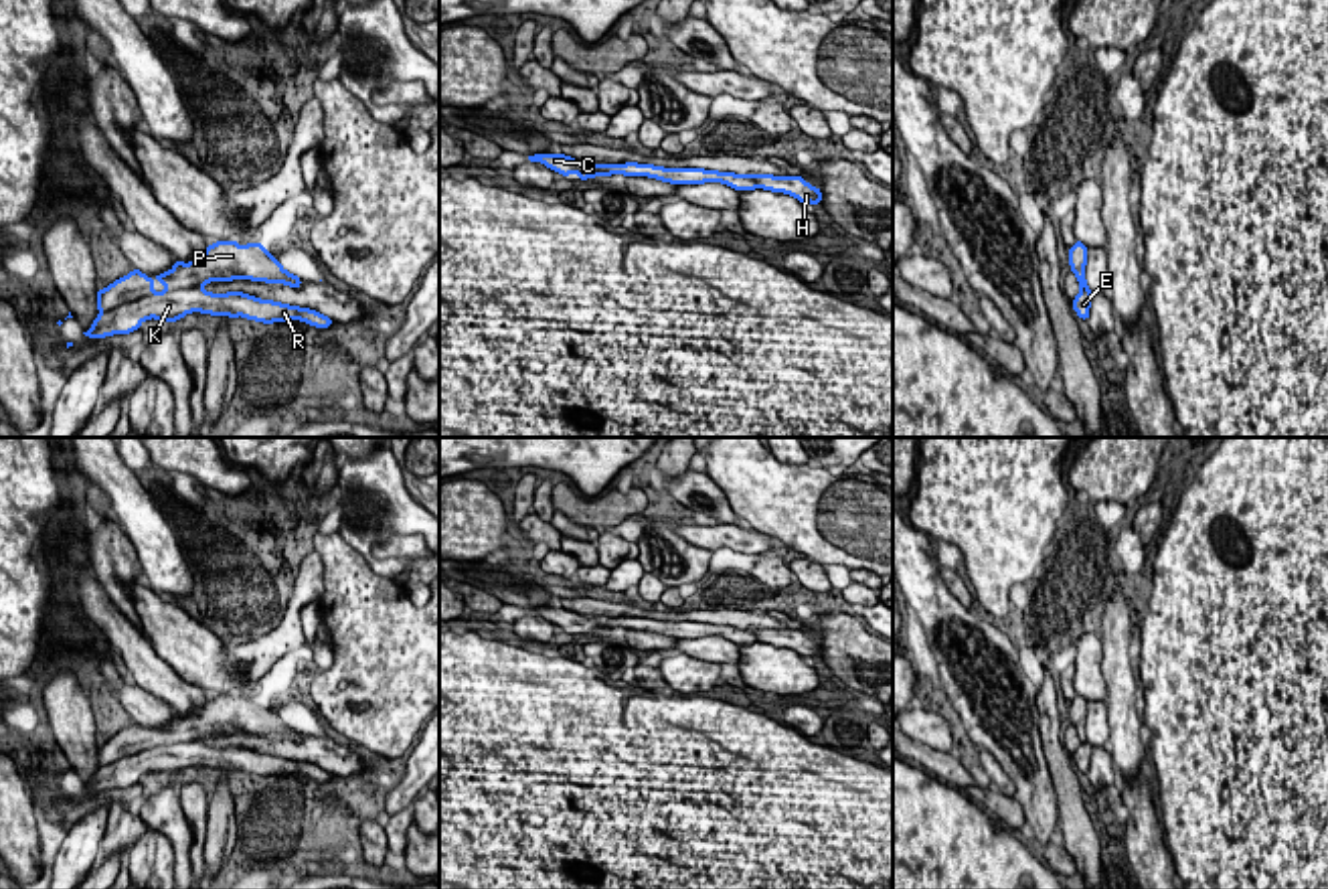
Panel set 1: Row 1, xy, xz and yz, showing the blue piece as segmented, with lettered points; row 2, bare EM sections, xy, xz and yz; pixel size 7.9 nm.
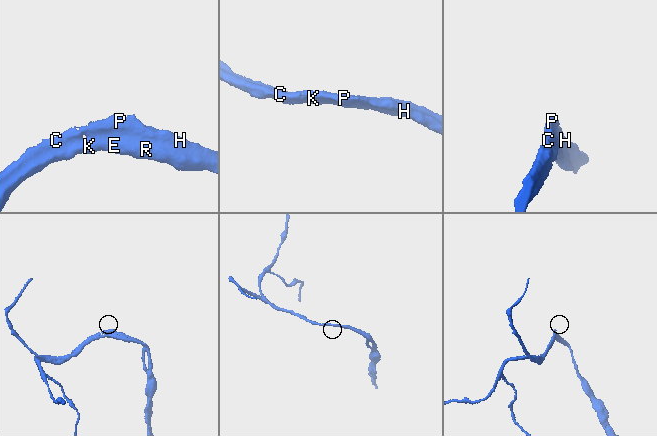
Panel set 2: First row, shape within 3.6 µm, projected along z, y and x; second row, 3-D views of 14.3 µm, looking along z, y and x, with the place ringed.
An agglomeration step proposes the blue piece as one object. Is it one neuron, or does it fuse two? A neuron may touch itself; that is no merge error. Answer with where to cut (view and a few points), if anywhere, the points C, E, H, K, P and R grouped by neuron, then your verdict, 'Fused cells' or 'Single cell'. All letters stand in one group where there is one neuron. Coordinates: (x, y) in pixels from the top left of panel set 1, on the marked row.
No split. Groups: C E H K P R. Single cell

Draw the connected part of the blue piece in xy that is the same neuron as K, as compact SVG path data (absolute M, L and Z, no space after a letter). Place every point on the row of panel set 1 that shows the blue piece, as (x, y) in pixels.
M217 241L194 261L176 261L166 273L148 277L140 269L134 269L99 290L99 316L93 320L91 330L83 334L89 338L130 334L144 320L176 322L190 312L231 318L243 316L265 324L302 320L316 328L328 328L334 322L316 310L259 300L243 292L204 292L202 286L215 279L302 286L300 277L285 271L259 241L245 247L237 241Z

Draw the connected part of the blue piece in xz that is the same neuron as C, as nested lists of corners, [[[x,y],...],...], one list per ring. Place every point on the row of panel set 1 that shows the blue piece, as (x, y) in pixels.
[[[534,154],[526,156],[528,162],[543,162],[555,172],[569,176],[573,172],[579,174],[581,180],[593,176],[609,176],[609,174],[626,174],[626,176],[650,176],[656,180],[672,182],[672,184],[702,184],[702,182],[723,182],[735,190],[753,190],[765,188],[773,192],[785,192],[796,196],[800,203],[820,205],[822,192],[820,188],[808,184],[802,176],[771,176],[771,174],[735,174],[735,172],[717,172],[702,168],[662,168],[652,164],[583,164],[565,154]]]

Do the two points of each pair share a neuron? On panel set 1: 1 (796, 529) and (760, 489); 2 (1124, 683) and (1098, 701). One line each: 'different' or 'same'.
1: same
2: different

